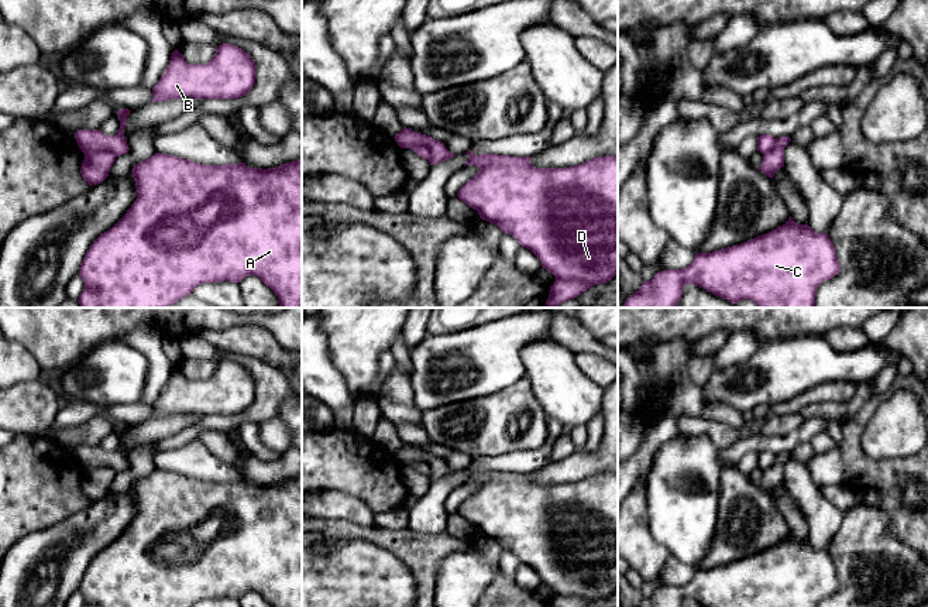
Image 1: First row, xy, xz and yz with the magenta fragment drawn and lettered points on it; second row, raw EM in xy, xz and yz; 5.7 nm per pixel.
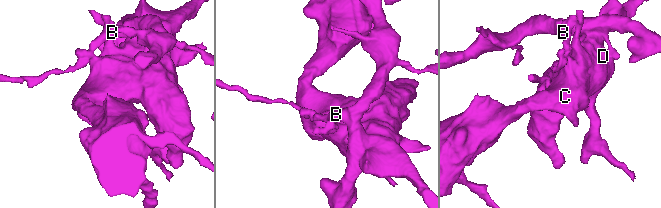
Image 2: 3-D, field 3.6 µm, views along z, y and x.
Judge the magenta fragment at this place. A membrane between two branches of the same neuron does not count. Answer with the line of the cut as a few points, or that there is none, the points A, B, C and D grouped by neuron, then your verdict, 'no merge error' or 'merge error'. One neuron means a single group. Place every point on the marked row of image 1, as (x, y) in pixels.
cut in xz along (556, 278), (574, 278), (593, 284); A C D / B; merge error

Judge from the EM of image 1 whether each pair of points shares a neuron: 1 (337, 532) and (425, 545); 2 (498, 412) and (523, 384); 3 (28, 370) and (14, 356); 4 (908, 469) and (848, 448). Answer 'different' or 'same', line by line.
1: same
2: same
3: same
4: same

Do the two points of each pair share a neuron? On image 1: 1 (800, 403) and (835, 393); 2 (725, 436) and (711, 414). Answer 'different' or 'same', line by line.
1: same
2: different

